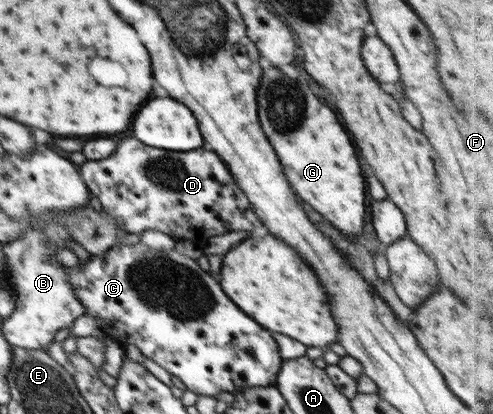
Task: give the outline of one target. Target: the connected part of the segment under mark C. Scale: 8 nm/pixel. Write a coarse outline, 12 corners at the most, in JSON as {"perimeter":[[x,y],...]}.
{"perimeter":[[198,260],[66,268],[87,315],[189,391],[276,385],[271,333]]}

